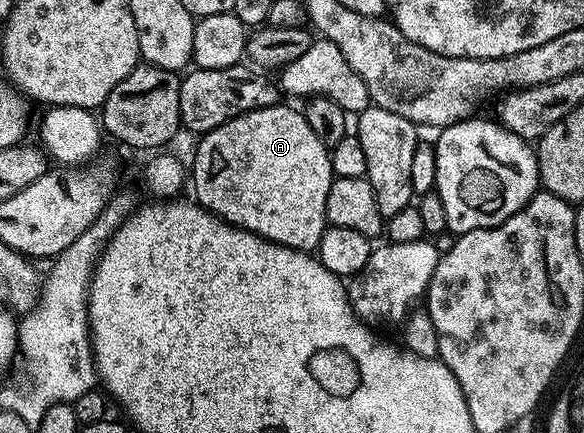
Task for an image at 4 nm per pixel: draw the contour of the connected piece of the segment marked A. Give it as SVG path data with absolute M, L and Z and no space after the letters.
M275 106L271 108L258 108L243 115L236 116L232 120L226 121L212 132L203 134L196 148L196 157L190 160L190 188L196 191L195 203L212 215L224 220L225 223L234 228L244 228L247 232L252 232L256 236L269 240L274 244L280 244L283 248L294 248L298 252L311 253L319 249L320 239L326 227L326 194L330 194L330 186L334 179L332 174L332 158L329 149L324 147L322 142L318 142L314 130L310 130L310 122L306 122L303 111L292 108L282 108Z

